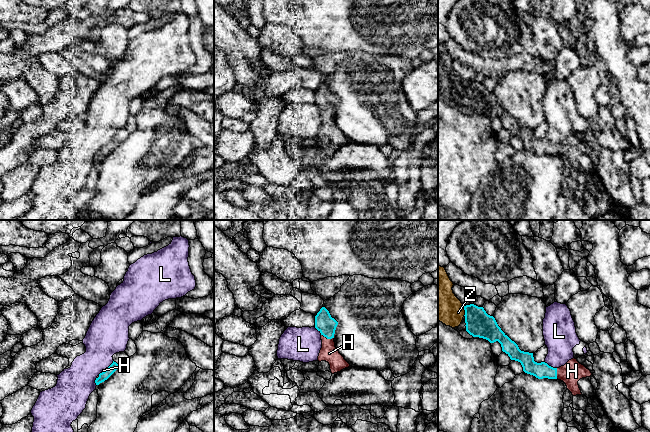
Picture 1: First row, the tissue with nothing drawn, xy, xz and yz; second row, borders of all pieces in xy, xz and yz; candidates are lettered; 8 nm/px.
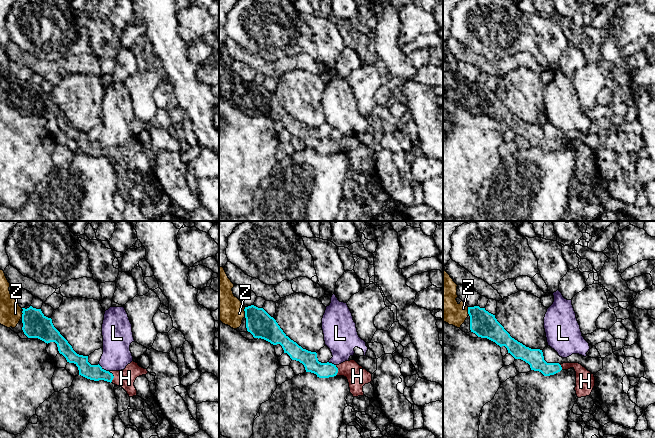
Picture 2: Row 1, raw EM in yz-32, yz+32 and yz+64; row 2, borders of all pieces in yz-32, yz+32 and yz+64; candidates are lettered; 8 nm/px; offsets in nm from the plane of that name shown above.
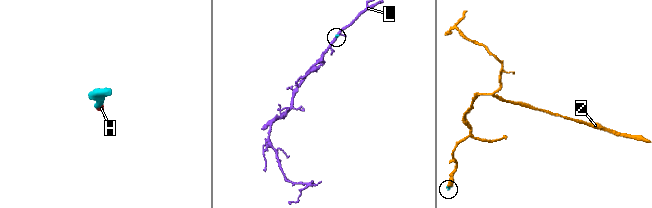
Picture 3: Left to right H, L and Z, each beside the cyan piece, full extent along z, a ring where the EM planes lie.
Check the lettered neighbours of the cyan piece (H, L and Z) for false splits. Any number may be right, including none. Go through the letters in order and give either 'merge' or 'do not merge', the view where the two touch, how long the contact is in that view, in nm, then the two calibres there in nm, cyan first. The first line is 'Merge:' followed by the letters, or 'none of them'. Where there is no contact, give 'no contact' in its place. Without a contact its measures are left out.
Merge: H, Z
H: merge; contact in xz; length 110 nm; calibres 150 and 140 nm
L: do not merge; contact in yz; length 120 nm; calibres 130 and 260 nm
Z: merge; contact in yz; length 80 nm; calibres 200 and 280 nm

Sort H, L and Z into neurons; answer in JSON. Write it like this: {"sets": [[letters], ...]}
{"sets": [["H", "Z"], ["L"]]}

